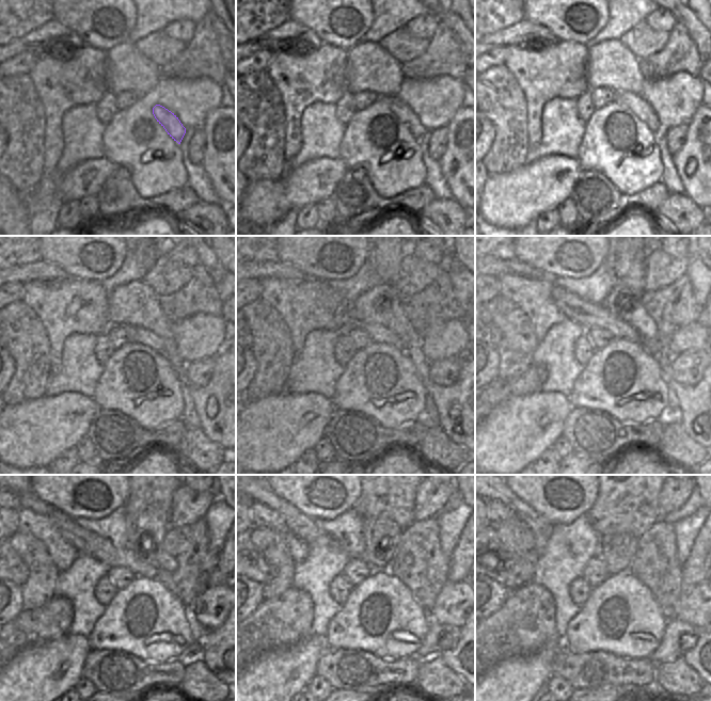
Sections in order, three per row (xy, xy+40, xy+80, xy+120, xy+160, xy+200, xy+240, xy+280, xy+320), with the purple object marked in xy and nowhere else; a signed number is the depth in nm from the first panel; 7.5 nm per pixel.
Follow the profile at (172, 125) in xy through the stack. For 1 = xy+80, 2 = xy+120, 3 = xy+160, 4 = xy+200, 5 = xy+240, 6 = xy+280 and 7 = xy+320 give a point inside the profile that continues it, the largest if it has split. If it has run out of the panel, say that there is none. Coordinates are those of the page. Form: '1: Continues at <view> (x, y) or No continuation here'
1: Continues at xy+80 (634, 101)
2: Continues at xy+120 (141, 335)
3: Continues at xy+160 (379, 333)
4: Continues at xy+200 (588, 315)
5: Continues at xy+240 (84, 541)
6: Continues at xy+280 (302, 526)
7: Continues at xy+320 (539, 526).

